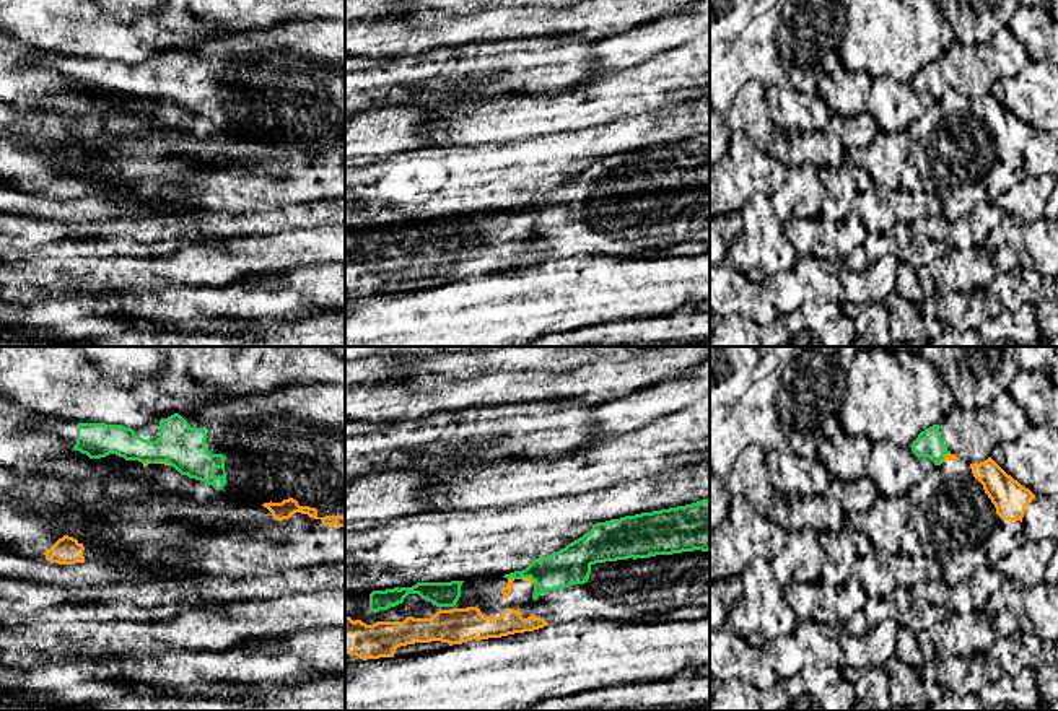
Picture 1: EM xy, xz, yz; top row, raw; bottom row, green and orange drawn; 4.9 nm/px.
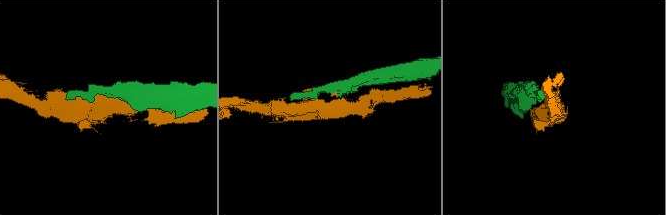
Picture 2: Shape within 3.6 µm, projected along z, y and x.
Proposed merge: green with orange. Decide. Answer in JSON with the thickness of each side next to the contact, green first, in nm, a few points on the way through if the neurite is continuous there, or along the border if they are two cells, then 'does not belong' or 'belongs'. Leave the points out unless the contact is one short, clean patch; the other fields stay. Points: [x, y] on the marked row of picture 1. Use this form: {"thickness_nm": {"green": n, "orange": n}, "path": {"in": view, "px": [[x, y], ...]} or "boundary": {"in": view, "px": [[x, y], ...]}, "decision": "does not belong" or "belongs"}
{"thickness_nm": {"green": 190, "orange": 30}, "boundary": {"in": "xz", "px": [[520, 578], [529, 578], [534, 583]]}, "decision": "does not belong"}

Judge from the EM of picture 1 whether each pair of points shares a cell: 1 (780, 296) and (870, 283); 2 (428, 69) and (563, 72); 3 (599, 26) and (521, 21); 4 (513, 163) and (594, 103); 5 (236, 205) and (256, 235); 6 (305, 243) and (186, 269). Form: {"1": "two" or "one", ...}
{"1": "one", "2": "one", "3": "one", "4": "two", "5": "two", "6": "one"}

